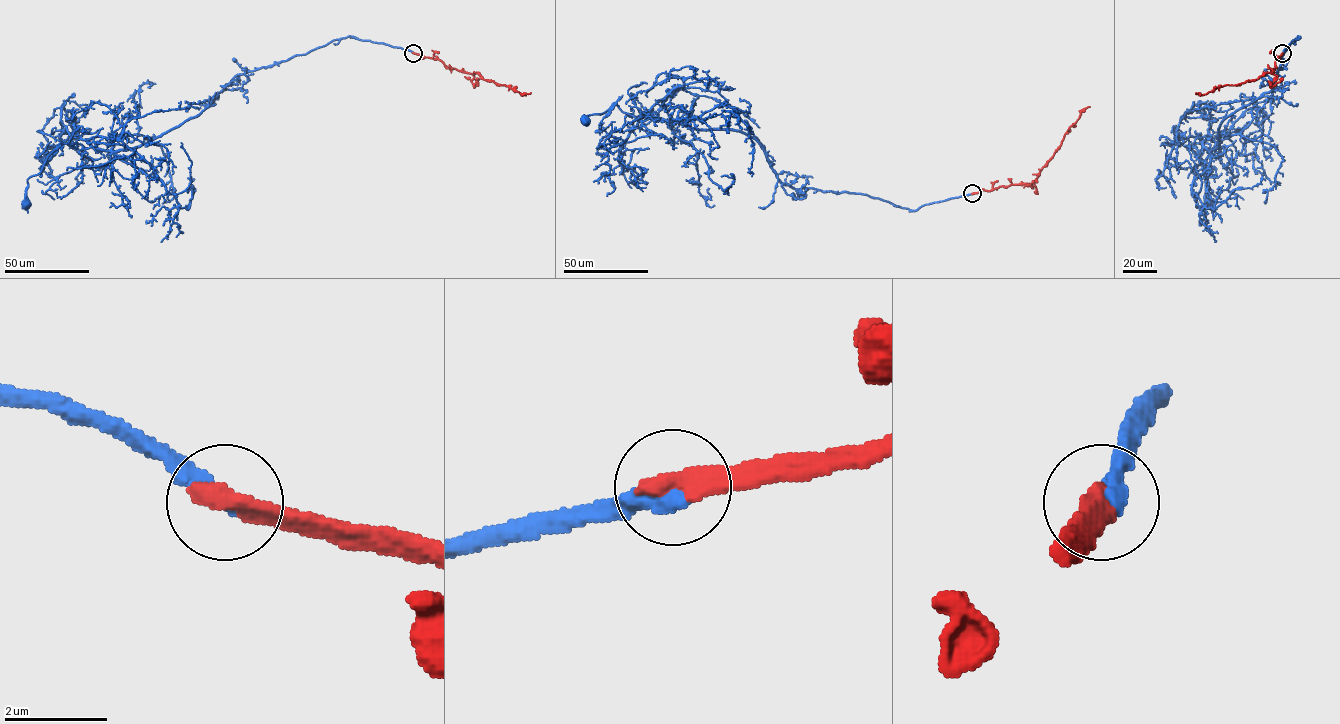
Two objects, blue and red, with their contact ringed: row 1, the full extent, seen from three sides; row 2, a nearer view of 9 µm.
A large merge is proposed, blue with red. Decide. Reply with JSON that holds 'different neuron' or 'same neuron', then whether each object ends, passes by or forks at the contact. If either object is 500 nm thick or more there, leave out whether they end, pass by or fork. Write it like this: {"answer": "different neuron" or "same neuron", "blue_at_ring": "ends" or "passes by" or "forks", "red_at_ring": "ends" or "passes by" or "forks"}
{"answer": "same neuron", "blue_at_ring": "ends", "red_at_ring": "ends"}

